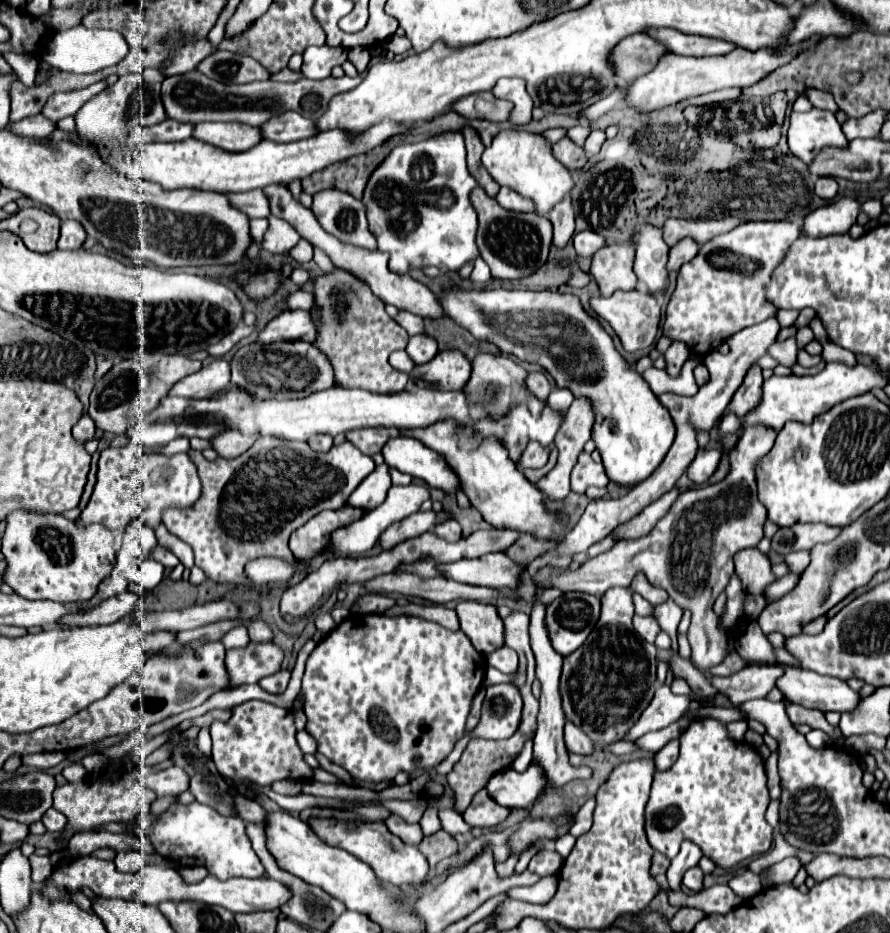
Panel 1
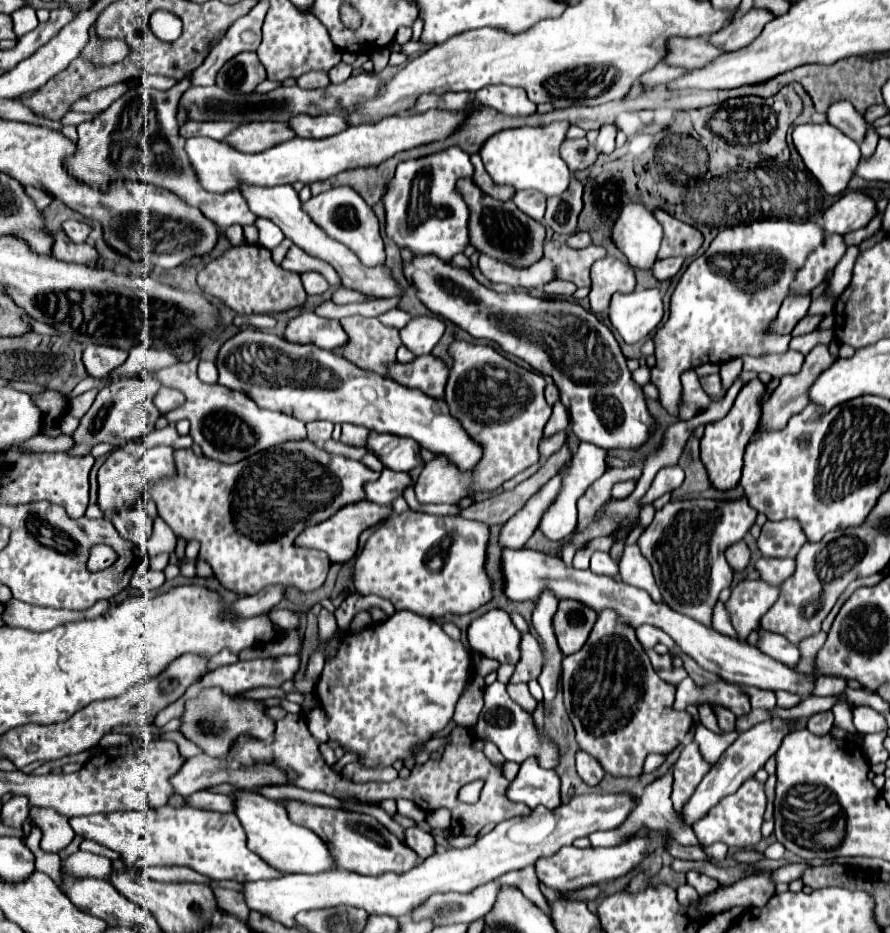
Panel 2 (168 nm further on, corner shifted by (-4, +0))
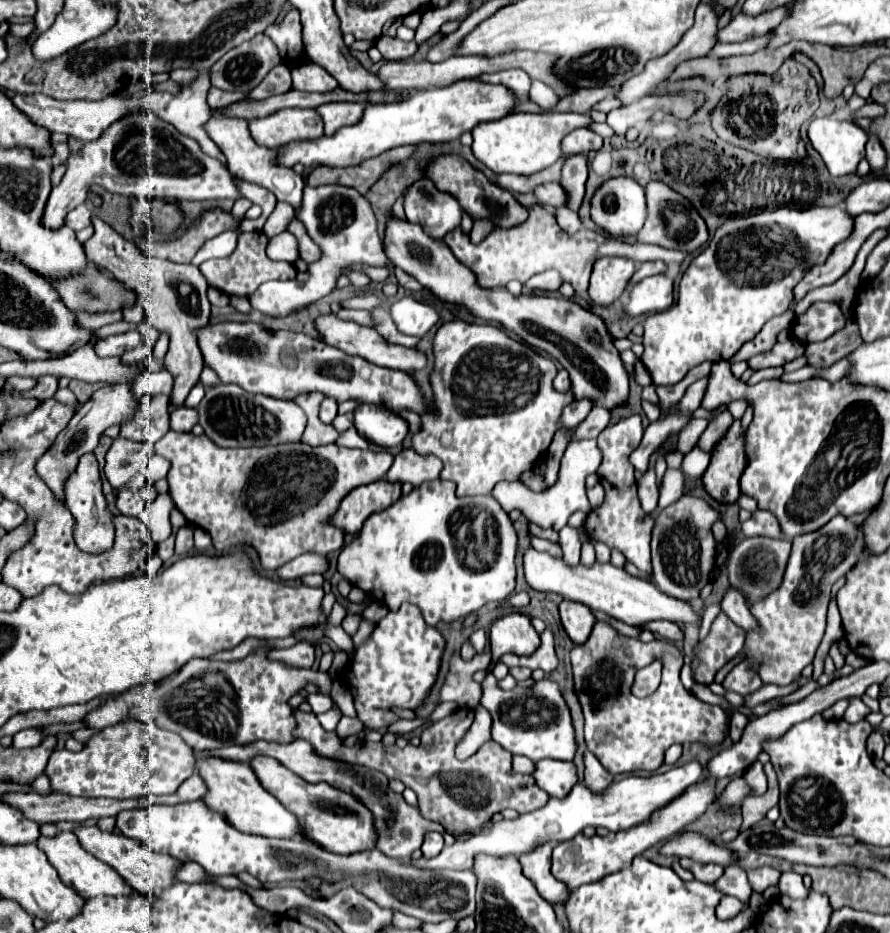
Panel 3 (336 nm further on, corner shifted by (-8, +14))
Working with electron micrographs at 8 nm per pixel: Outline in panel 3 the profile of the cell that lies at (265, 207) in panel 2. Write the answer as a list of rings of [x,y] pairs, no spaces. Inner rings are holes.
[[[210,118],[208,136],[218,144],[218,148],[226,156],[230,174],[234,174],[236,178],[240,178],[244,182],[252,182],[252,184],[266,188],[268,192],[272,192],[276,196],[278,202],[288,202],[292,208],[300,210],[304,178],[300,174],[296,174],[292,168],[272,166],[272,150],[254,142],[254,138],[248,132],[248,122],[232,122],[228,118]]]

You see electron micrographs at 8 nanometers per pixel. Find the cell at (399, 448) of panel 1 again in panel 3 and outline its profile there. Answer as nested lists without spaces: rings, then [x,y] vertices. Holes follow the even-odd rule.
[[[358,406],[354,414],[356,430],[360,430],[360,434],[364,434],[370,444],[382,448],[400,446],[410,432],[408,422],[398,414],[384,410],[384,406]]]

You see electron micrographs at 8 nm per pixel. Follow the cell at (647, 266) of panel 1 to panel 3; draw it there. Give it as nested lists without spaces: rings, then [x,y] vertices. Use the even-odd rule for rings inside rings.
[[[614,178],[602,184],[594,198],[592,198],[592,220],[604,228],[610,236],[616,238],[626,238],[626,236],[636,236],[644,222],[646,222],[648,210],[646,210],[646,192],[644,188],[634,182],[632,178]]]

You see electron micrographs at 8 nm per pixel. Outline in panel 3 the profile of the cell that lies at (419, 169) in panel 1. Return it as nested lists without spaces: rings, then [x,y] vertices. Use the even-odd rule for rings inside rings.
[[[422,176],[408,186],[404,210],[408,222],[420,224],[432,238],[444,238],[462,222],[462,208],[458,200],[452,194],[438,190],[428,176]]]

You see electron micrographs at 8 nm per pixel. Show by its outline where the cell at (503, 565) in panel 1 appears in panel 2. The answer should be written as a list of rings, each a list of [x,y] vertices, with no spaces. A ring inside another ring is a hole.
[[[522,548],[522,550],[504,550],[502,552],[502,568],[506,576],[506,596],[510,600],[532,600],[536,602],[536,596],[544,592],[544,588],[556,592],[556,600],[576,600],[580,604],[586,604],[594,612],[602,610],[614,610],[620,624],[632,624],[632,628],[638,628],[640,624],[652,624],[660,630],[664,630],[676,644],[678,648],[694,658],[704,670],[718,674],[720,678],[740,684],[740,686],[758,686],[766,690],[788,690],[796,692],[802,698],[808,698],[814,688],[814,678],[808,674],[798,674],[790,666],[784,666],[782,662],[776,662],[774,658],[766,656],[760,652],[756,646],[744,644],[732,636],[720,634],[712,628],[704,628],[704,624],[668,608],[664,602],[654,602],[648,592],[640,588],[632,588],[620,580],[614,580],[610,576],[600,576],[594,574],[592,570],[576,570],[568,568],[562,558],[558,556],[548,556],[544,552],[532,550],[532,548]]]

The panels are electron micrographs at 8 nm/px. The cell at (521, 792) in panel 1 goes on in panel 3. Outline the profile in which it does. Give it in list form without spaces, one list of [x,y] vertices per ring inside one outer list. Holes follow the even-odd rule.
[[[538,760],[532,778],[544,792],[556,798],[566,796],[578,780],[574,764],[562,760]]]

